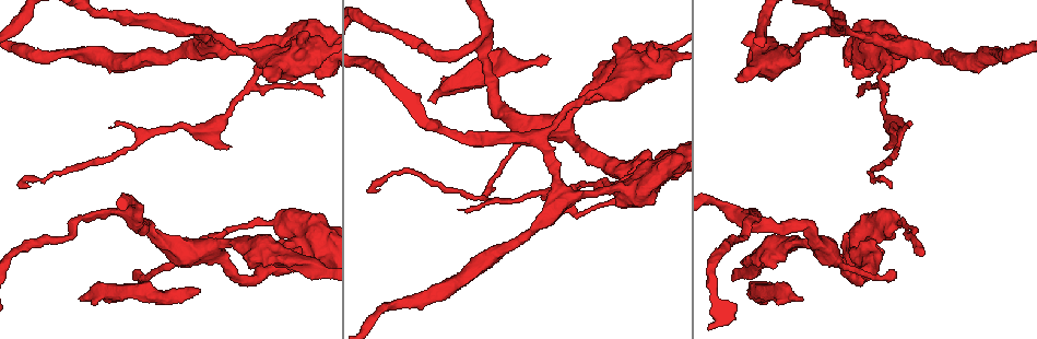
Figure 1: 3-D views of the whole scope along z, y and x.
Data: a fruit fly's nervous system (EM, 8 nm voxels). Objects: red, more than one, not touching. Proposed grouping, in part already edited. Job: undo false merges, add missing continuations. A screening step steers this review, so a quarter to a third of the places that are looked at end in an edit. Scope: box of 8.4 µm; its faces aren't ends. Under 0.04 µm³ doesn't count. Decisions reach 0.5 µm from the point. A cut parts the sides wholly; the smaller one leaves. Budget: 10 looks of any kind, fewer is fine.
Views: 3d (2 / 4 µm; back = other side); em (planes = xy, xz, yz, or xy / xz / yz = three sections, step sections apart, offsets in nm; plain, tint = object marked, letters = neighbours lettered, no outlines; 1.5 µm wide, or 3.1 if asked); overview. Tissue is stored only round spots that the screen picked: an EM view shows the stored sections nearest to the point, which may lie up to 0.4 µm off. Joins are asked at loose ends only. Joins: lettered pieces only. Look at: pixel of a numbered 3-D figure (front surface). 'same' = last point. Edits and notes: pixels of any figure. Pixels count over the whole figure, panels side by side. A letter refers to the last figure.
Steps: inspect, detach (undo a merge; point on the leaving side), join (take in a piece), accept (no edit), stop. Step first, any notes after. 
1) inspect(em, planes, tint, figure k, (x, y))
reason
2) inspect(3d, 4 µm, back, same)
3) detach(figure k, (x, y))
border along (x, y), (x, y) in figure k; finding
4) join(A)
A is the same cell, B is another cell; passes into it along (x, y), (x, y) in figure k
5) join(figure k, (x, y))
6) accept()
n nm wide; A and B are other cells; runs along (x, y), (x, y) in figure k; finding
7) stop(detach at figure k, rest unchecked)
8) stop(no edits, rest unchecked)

inspect(3d, 4 µm, figure 1, (809, 227))
sharp bend

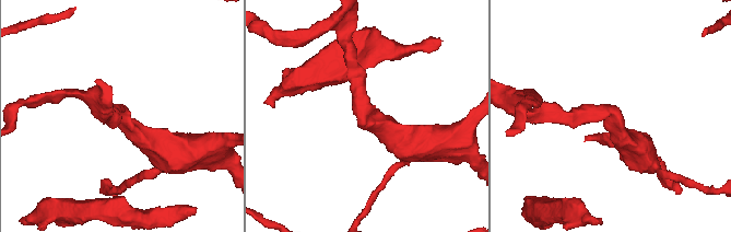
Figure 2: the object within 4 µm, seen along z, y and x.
inspect(em, planes, letters, figure 2, (361, 119))

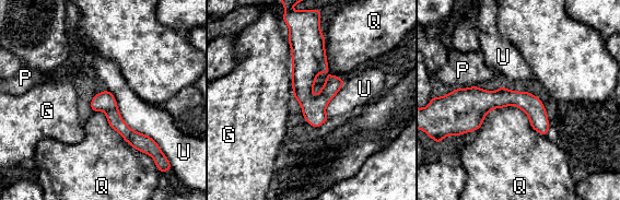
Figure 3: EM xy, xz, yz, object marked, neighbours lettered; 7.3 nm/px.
accept()
G, P, Q and U are other cells; border along (325, 37), (328, 71), (312, 96) in figure 3; continuous, no second neuron

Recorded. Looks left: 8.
inspect(3d, 2 µm, figure 1, (921, 252))
branch stops here

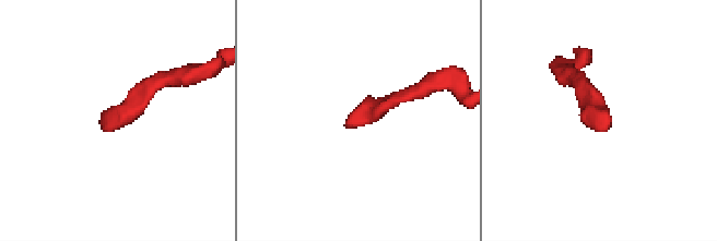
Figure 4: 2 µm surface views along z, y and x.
inspect(em, xz, step 4, letters, figure 4, (610, 119))

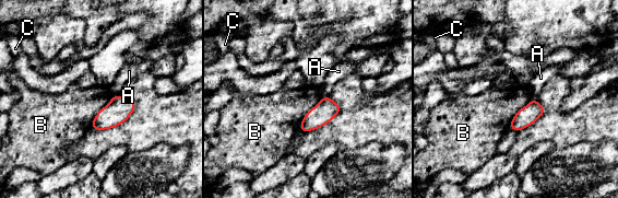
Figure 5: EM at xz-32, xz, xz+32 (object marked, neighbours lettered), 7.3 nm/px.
inspect(em, planes, letters, same)
cut it another way

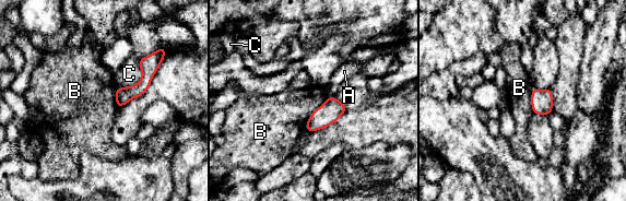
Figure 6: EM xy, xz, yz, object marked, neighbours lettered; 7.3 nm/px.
accept()
A, B and C are other cells; border along (329, 96), (310, 115), (305, 129) in figure 6; none of them fits

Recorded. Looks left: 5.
inspect(3d, 2 µm, back, figure 1, (371, 191))
end of a long branch

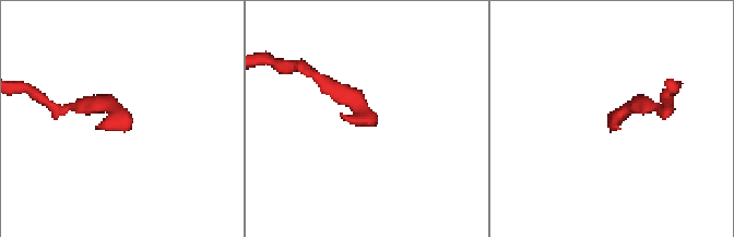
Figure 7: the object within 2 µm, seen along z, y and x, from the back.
inspect(em, xy, step 8, letters, figure 7, (370, 124))

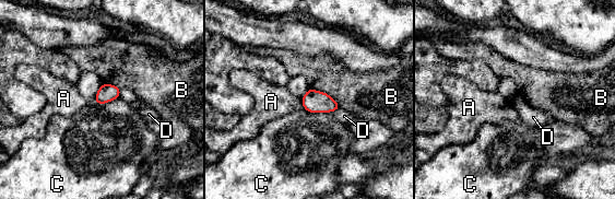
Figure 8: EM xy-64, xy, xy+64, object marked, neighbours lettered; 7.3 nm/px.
inspect(em, planes, letters, same)
cut it another way

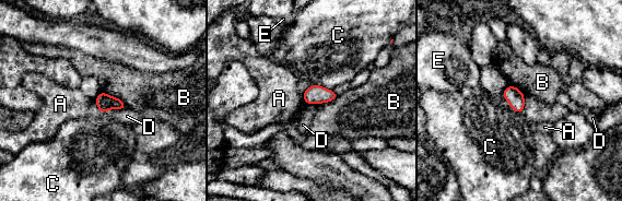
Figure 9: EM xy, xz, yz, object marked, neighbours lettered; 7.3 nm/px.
accept()
B touches over 240 nm; A, B, C, D and E are other cells; border along (126, 107), (107, 109), (104, 113) in figure 9; no lettered piece goes on from it

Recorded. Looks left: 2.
inspect(3d, 4 µm, back, figure 1, (200, 290))
free end

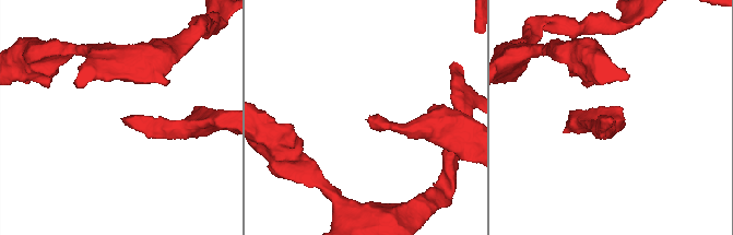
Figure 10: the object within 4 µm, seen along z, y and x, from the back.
inspect(em, xy, step 4, letters, figure 10, (608, 120))

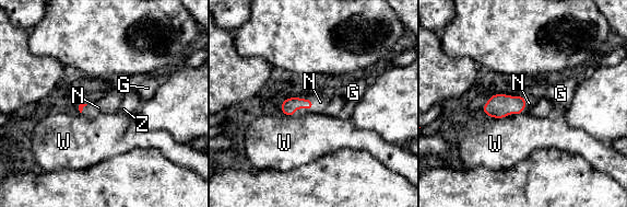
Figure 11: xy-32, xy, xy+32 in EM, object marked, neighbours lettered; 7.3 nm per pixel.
join(N)
W touches over 160 nm; N is the same cell, G, W and Z are other cells; passes into it along (499, 105), (524, 104), (529, 103) in figure 11; it goes on there

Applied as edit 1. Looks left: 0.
stop(join at figure 11, rest unchecked)

